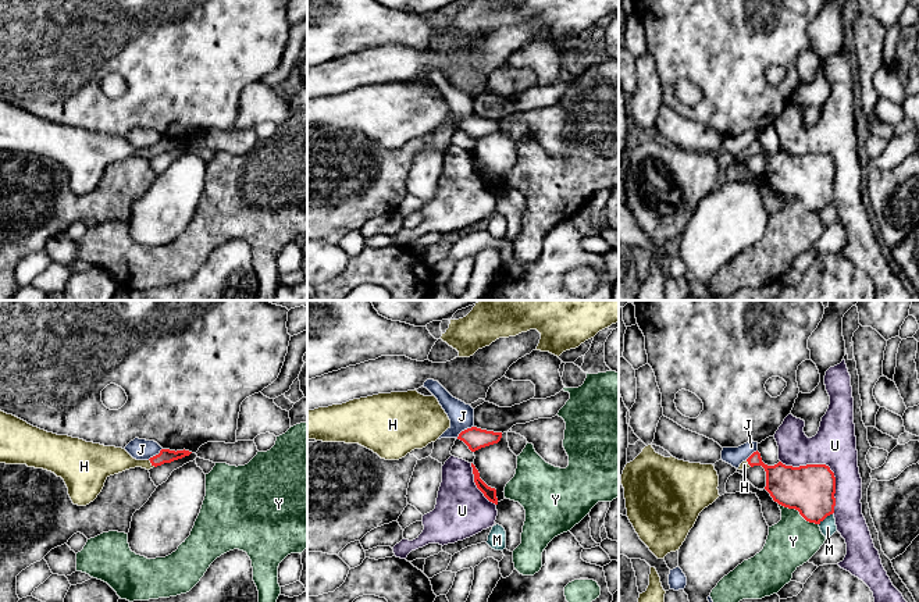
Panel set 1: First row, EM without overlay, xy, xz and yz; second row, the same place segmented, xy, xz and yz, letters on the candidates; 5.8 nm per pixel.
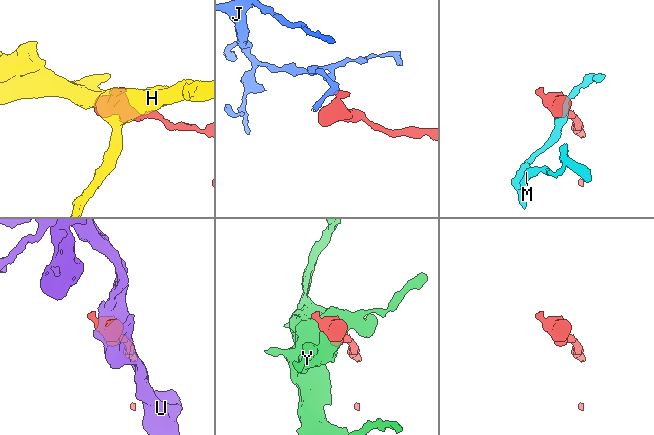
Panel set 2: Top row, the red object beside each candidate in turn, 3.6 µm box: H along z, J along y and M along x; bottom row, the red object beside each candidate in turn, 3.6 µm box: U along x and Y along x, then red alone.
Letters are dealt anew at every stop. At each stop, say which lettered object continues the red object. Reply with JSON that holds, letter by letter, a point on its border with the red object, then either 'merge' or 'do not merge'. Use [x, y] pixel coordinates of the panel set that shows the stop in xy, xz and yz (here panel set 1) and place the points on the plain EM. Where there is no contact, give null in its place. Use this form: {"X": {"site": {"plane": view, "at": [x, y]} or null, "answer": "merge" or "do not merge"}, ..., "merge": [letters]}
{"H": {"site": {"plane": "xy", "at": [152, 152]}, "answer": "merge"}, "J": {"site": {"plane": "xz", "at": [465, 118]}, "answer": "do not merge"}, "M": {"site": {"plane": "yz", "at": [825, 206]}, "answer": "do not merge"}, "U": {"site": {"plane": "yz", "at": [827, 155]}, "answer": "do not merge"}, "Y": {"site": {"plane": "yz", "at": [798, 199]}, "answer": "do not merge"}, "merge": ["H"]}

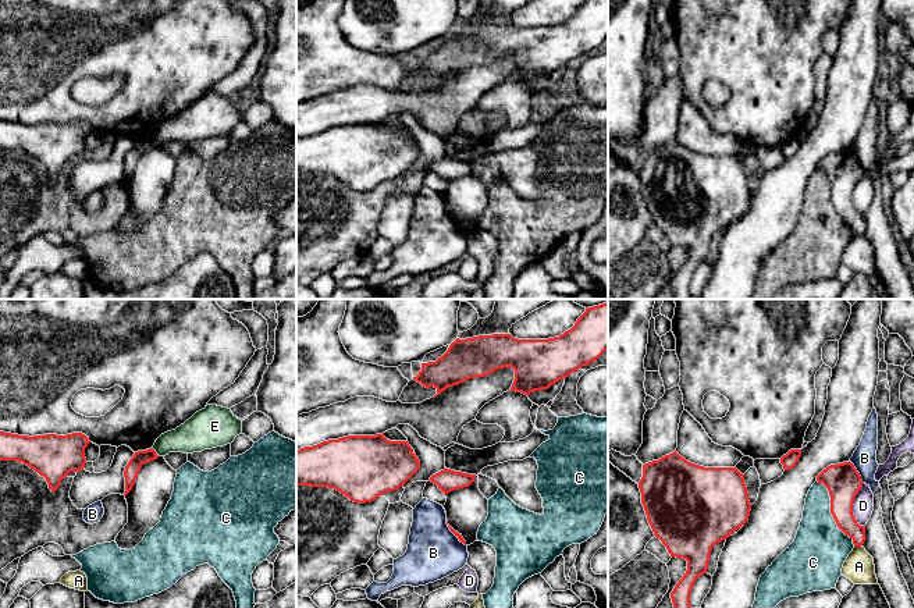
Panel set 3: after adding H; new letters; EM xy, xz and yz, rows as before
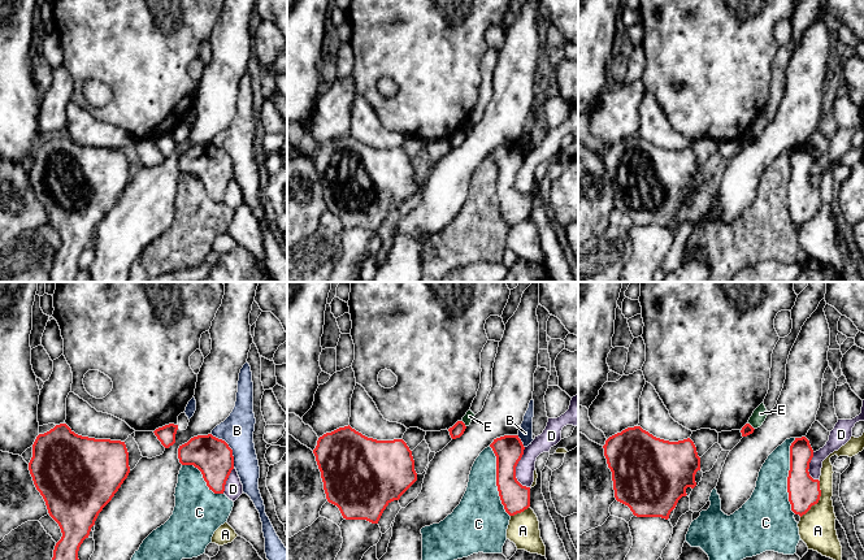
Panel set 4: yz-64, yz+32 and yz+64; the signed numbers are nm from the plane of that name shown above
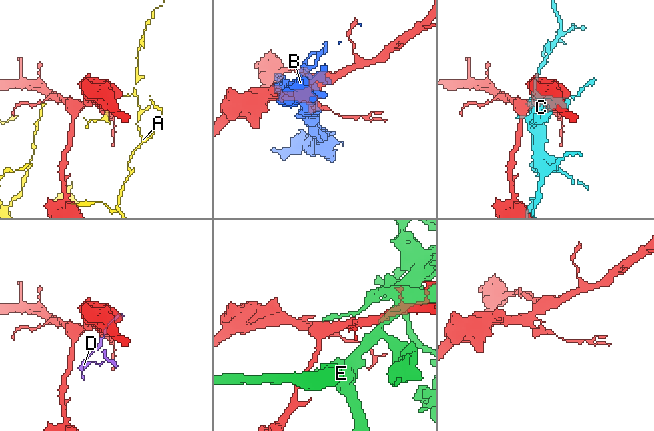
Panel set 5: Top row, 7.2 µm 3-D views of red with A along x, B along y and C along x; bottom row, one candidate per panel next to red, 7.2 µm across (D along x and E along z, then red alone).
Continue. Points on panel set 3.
{"A": {"site": {"plane": "yz", "at": [857, 234]}, "answer": "do not merge"}, "B": {"site": {"plane": "yz", "at": [857, 160]}, "answer": "do not merge"}, "C": {"site": {"plane": "yz", "at": [831, 201]}, "answer": "do not merge"}, "D": {"site": {"plane": "yz", "at": [852, 194]}, "answer": "do not merge"}, "E": {"site": {"plane": "xy", "at": [155, 141]}, "answer": "do not merge"}, "merge": []}

